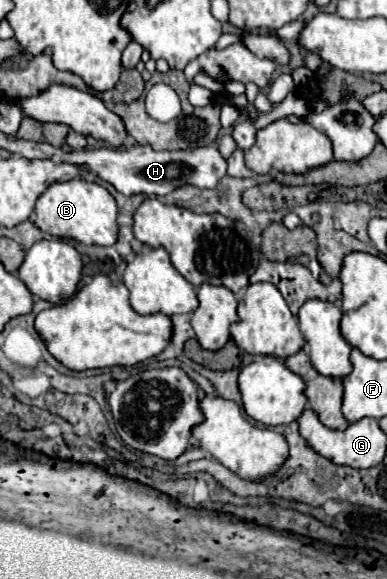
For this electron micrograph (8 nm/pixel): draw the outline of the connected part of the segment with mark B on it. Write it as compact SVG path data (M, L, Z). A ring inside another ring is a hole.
M70 179L62 183L52 183L36 201L34 225L56 237L76 239L84 245L104 245L110 247L116 243L118 225L116 225L116 201L114 197L98 183L86 183L82 179Z

